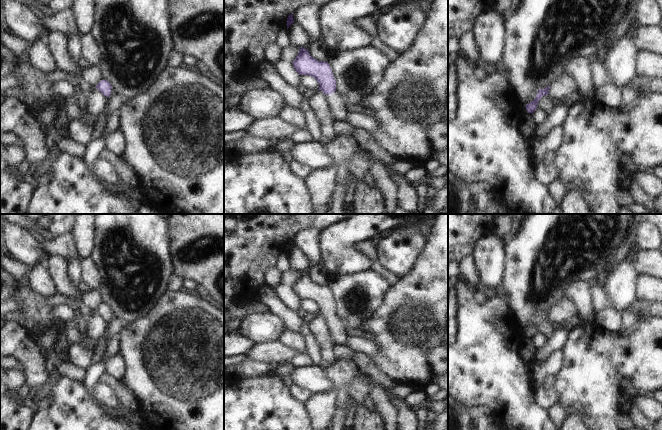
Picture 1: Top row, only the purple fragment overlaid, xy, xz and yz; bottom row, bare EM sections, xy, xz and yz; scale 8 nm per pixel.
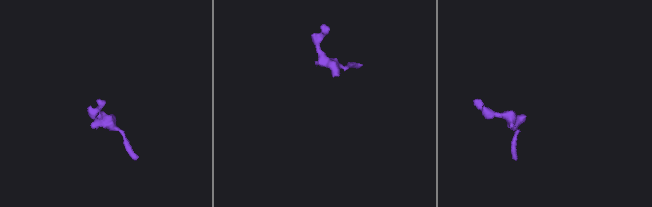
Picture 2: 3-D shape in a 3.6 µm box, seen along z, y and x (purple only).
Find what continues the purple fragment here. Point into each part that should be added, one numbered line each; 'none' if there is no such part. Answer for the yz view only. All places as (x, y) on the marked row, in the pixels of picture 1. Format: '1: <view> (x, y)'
1: yz (565, 85)

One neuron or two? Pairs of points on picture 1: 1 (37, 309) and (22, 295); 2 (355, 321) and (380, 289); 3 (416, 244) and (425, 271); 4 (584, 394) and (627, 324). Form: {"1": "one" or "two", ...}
{"1": "one", "2": "one", "3": "two", "4": "two"}

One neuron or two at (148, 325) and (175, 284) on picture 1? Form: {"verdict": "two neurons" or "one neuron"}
{"verdict": "two neurons"}

